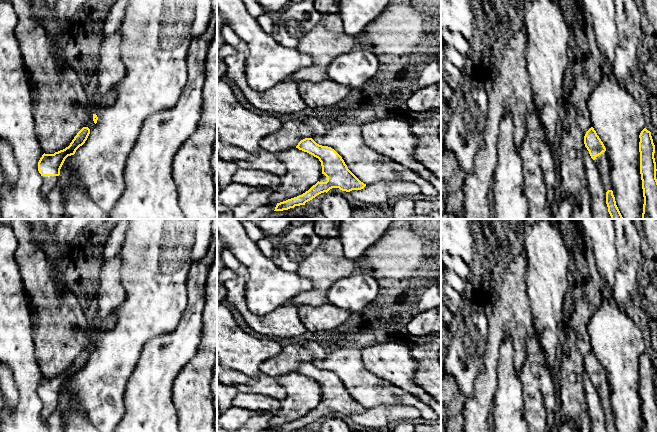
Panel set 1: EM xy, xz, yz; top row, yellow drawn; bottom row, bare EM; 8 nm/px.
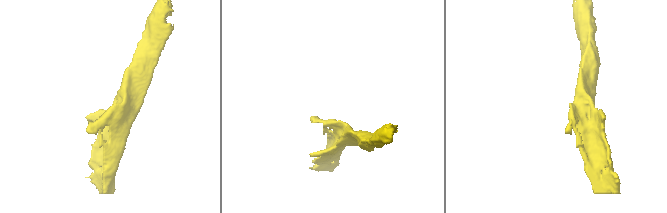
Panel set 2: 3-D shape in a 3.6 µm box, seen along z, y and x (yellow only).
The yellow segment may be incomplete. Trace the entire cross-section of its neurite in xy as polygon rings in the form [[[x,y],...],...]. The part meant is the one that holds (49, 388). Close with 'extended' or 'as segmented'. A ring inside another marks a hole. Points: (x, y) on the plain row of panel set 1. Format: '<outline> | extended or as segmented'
[[[83,351],[74,361],[68,371],[54,378],[43,378],[38,386],[38,395],[43,402],[41,415],[44,421],[48,422],[48,418],[60,399],[60,393],[68,380],[74,379],[76,374],[82,370],[90,358],[88,351]]] | extended

